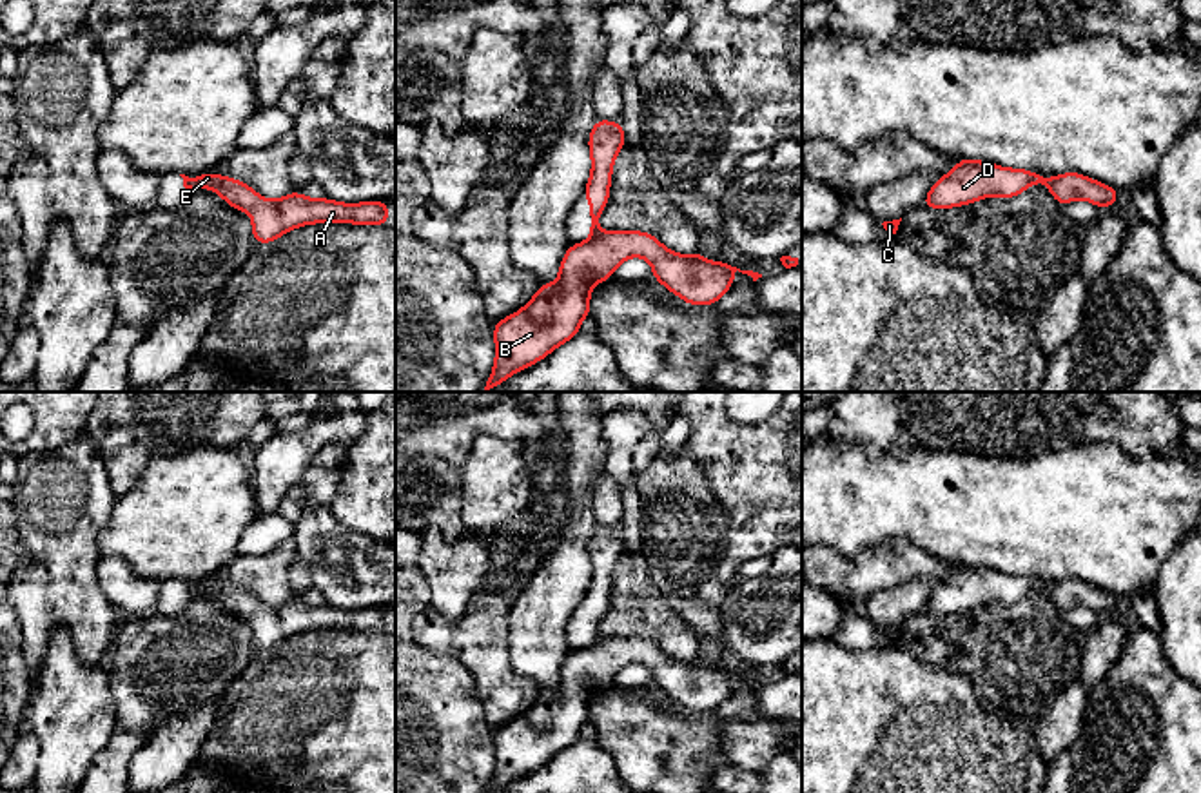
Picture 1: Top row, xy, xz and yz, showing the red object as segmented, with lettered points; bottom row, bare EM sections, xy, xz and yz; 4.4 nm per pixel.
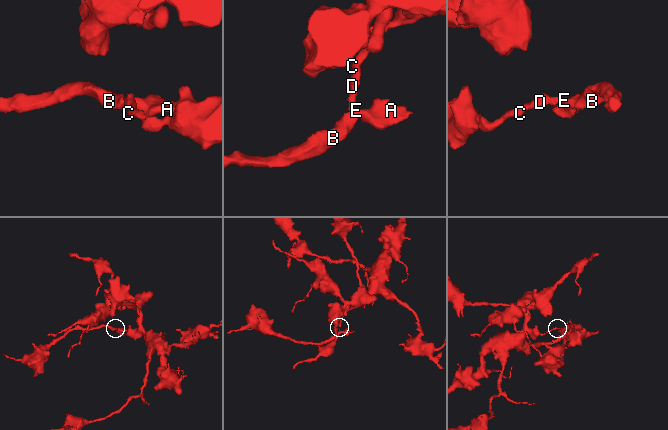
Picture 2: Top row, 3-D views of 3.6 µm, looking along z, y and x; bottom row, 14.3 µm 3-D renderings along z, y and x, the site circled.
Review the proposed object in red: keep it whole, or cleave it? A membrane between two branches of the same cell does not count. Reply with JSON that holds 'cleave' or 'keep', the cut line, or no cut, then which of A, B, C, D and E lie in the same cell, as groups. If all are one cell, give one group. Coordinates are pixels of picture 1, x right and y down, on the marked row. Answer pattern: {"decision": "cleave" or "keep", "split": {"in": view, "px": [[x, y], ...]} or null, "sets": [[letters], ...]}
{"decision": "cleave", "split": {"in": "yz", "px": [[1047, 178], [1049, 186]]}, "sets": [["A", "B", "E"], ["C", "D"]]}

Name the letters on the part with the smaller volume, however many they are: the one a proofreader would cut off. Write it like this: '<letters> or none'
A, B, E

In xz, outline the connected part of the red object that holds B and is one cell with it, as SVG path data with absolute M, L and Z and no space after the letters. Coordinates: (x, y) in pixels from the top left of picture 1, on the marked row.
M599 230L590 241L568 247L557 283L541 283L519 312L493 323L495 365L484 392L581 334L581 321L590 318L591 287L633 256L648 259L653 278L689 305L715 305L731 289L737 270L753 281L762 278L726 261L711 263L700 252L671 252L649 232Z

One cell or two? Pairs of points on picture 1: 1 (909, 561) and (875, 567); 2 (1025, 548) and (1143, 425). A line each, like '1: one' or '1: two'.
1: one
2: two

